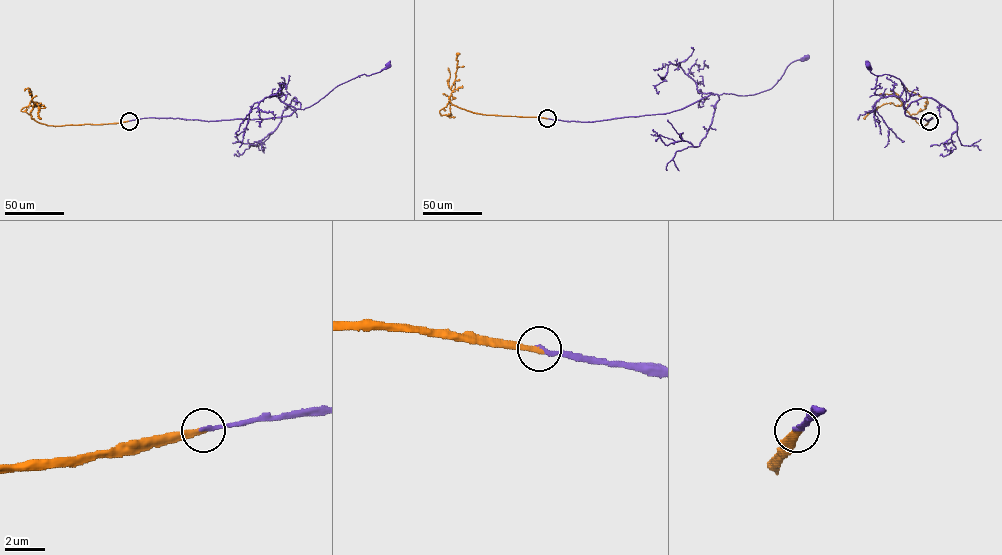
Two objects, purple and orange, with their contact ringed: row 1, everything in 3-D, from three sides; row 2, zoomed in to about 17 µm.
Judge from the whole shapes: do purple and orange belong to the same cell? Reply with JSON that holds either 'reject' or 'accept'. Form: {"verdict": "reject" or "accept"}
{"verdict": "accept"}

